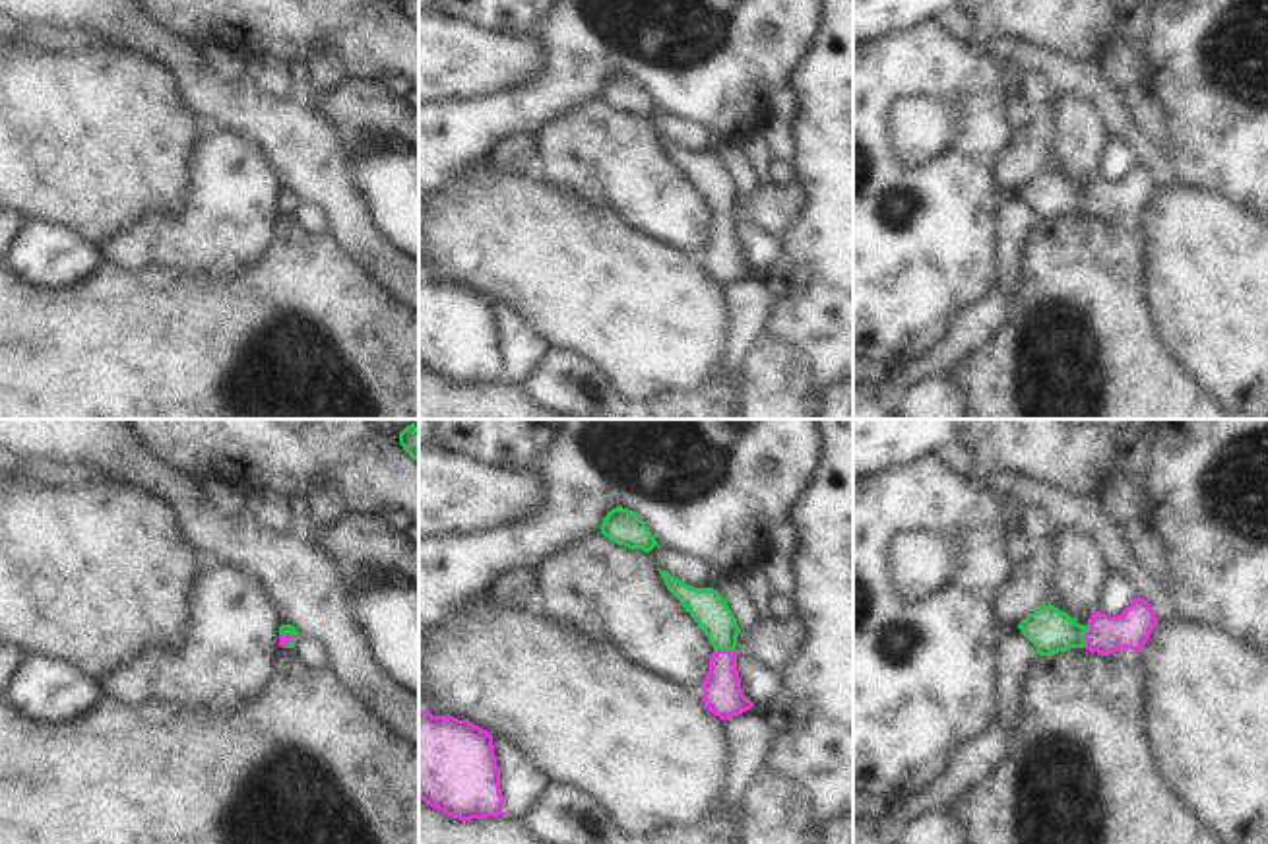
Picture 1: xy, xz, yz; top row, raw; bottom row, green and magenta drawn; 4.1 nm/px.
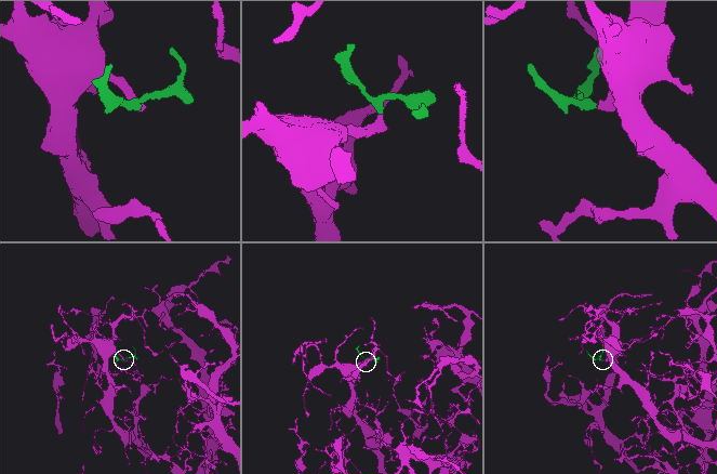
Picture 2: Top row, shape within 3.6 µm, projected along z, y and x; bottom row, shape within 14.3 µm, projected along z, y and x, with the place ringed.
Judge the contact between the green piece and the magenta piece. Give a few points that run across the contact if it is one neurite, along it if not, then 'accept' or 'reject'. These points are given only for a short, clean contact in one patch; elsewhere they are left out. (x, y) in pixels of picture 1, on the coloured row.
yz (1051, 631), (1082, 637), (1131, 629) | accept

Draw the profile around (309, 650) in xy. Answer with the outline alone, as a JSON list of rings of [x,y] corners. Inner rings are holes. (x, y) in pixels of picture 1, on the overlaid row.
[[[299,636],[299,640],[295,644],[295,652],[302,664],[306,664],[308,667],[312,667],[316,671],[330,669],[328,654],[318,640]]]

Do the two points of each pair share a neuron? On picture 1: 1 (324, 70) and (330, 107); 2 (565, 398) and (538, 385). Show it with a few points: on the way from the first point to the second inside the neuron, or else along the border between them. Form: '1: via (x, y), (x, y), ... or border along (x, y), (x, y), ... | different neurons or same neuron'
1: border along (348, 76), (316, 94) | different neurons
2: via (559, 392), (551, 385), (543, 385) | same neuron

